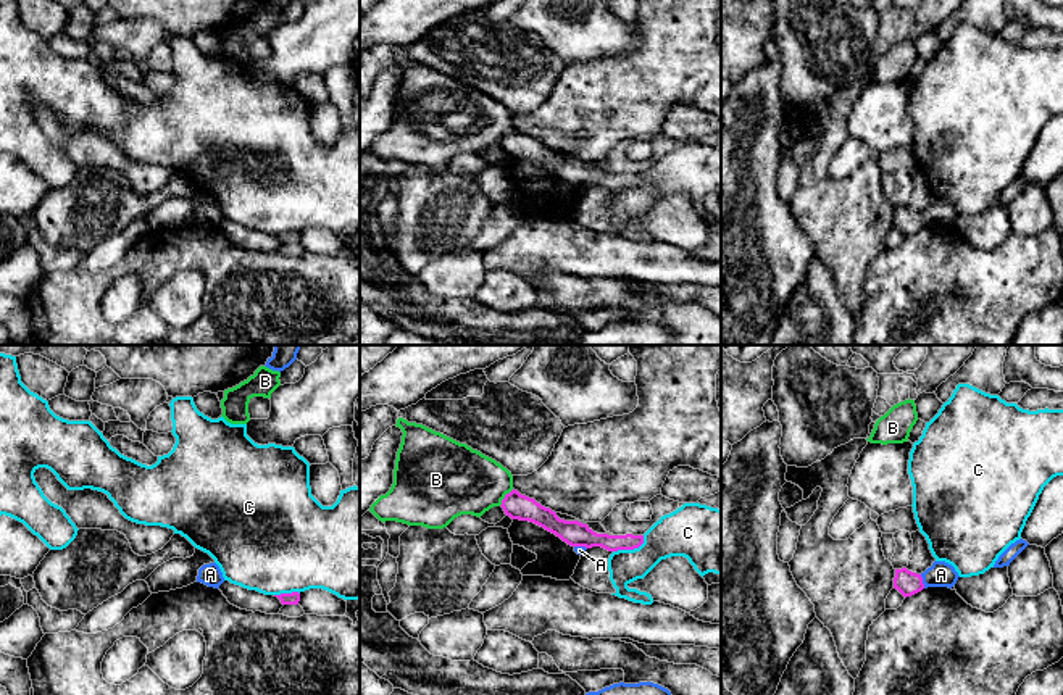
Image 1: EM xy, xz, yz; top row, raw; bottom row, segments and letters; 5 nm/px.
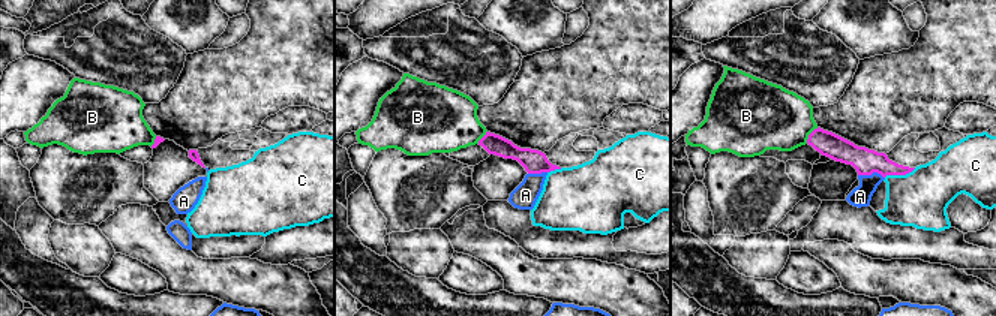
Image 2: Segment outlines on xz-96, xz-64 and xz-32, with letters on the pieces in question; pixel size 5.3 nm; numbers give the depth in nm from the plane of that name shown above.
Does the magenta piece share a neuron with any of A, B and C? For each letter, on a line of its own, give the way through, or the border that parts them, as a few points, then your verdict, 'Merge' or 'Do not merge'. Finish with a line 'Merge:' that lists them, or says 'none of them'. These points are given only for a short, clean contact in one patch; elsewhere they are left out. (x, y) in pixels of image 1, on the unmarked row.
A: Path across: yz (907, 221), (921, 220), (941, 213). Merge
B: Do not merge
C: Do not merge
Merge: A

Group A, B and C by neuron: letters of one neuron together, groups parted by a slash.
A / B / C

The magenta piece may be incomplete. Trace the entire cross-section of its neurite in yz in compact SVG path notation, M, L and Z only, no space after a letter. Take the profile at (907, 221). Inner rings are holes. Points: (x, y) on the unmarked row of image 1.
M934 200L924 211L916 213L907 206L895 208L894 227L905 237L911 235L928 226L948 226L952 227L958 219L955 206L945 200Z

